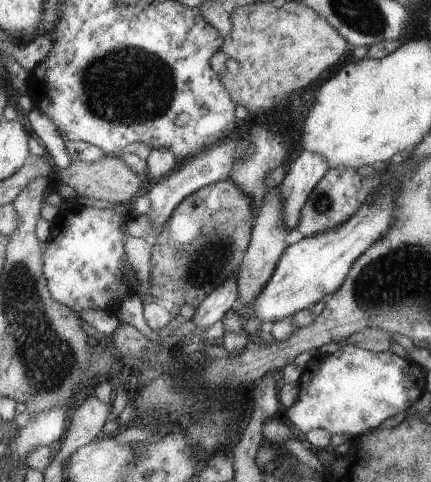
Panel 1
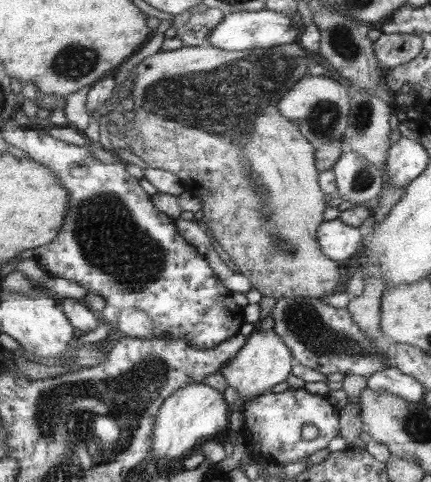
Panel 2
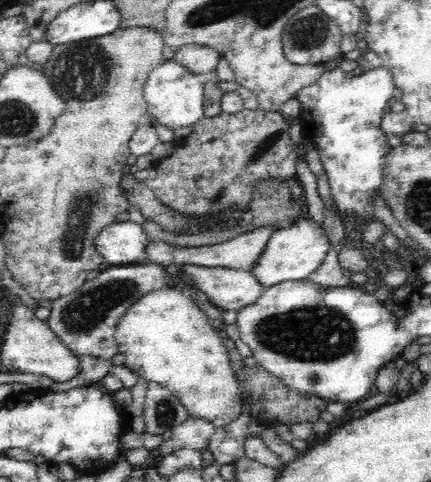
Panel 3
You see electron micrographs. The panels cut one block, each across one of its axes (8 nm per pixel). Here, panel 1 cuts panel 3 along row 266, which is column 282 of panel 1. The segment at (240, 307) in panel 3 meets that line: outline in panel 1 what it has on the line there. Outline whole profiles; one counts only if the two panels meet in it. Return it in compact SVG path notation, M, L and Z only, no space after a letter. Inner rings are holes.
M303 152L301 158L297 158L291 164L291 170L285 176L285 182L279 186L283 202L285 202L285 226L289 230L299 228L303 208L307 206L317 184L325 180L329 170L331 166L327 158L315 152Z

